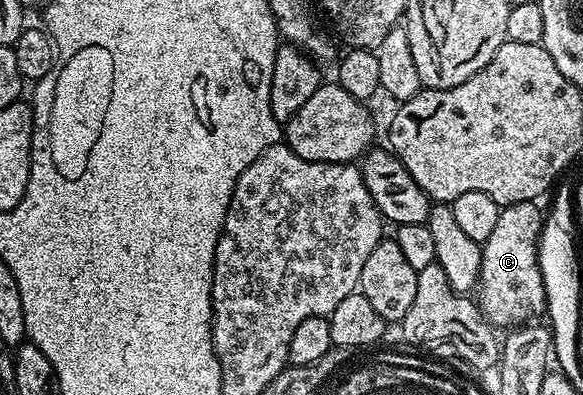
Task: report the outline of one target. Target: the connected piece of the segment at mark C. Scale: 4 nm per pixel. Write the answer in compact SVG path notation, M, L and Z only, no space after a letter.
M537 202L517 203L501 208L492 237L482 244L482 264L476 288L476 302L482 318L495 328L513 329L531 322L533 315L543 314L546 306L538 264L538 243L542 235L544 214Z

